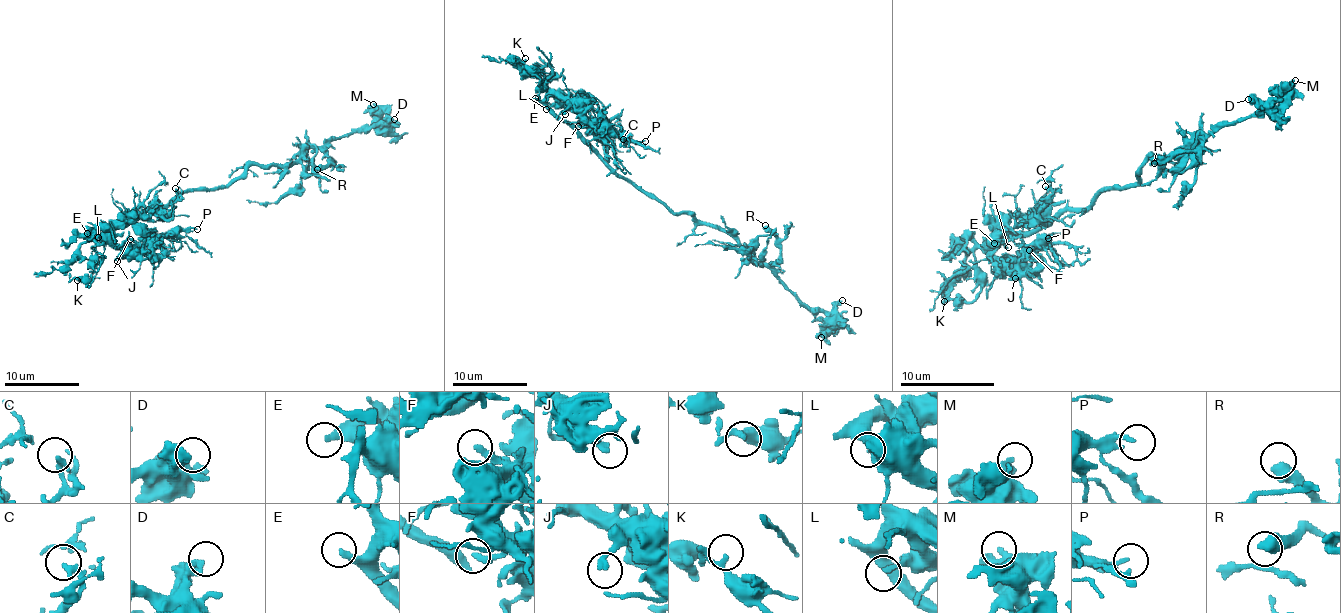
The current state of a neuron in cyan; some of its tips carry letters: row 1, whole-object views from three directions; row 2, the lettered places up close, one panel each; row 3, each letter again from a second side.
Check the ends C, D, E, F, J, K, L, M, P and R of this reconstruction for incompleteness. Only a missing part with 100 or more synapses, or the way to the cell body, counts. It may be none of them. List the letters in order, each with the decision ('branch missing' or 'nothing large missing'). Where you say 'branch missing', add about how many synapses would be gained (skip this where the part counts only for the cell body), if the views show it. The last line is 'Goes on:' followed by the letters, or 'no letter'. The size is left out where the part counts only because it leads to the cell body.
C: nothing large missing
D: nothing large missing
E: branch missing
F: nothing large missing
J: nothing large missing
K: nothing large missing
L: nothing large missing
M: nothing large missing
P: nothing large missing
R: nothing large missing
Goes on: E

